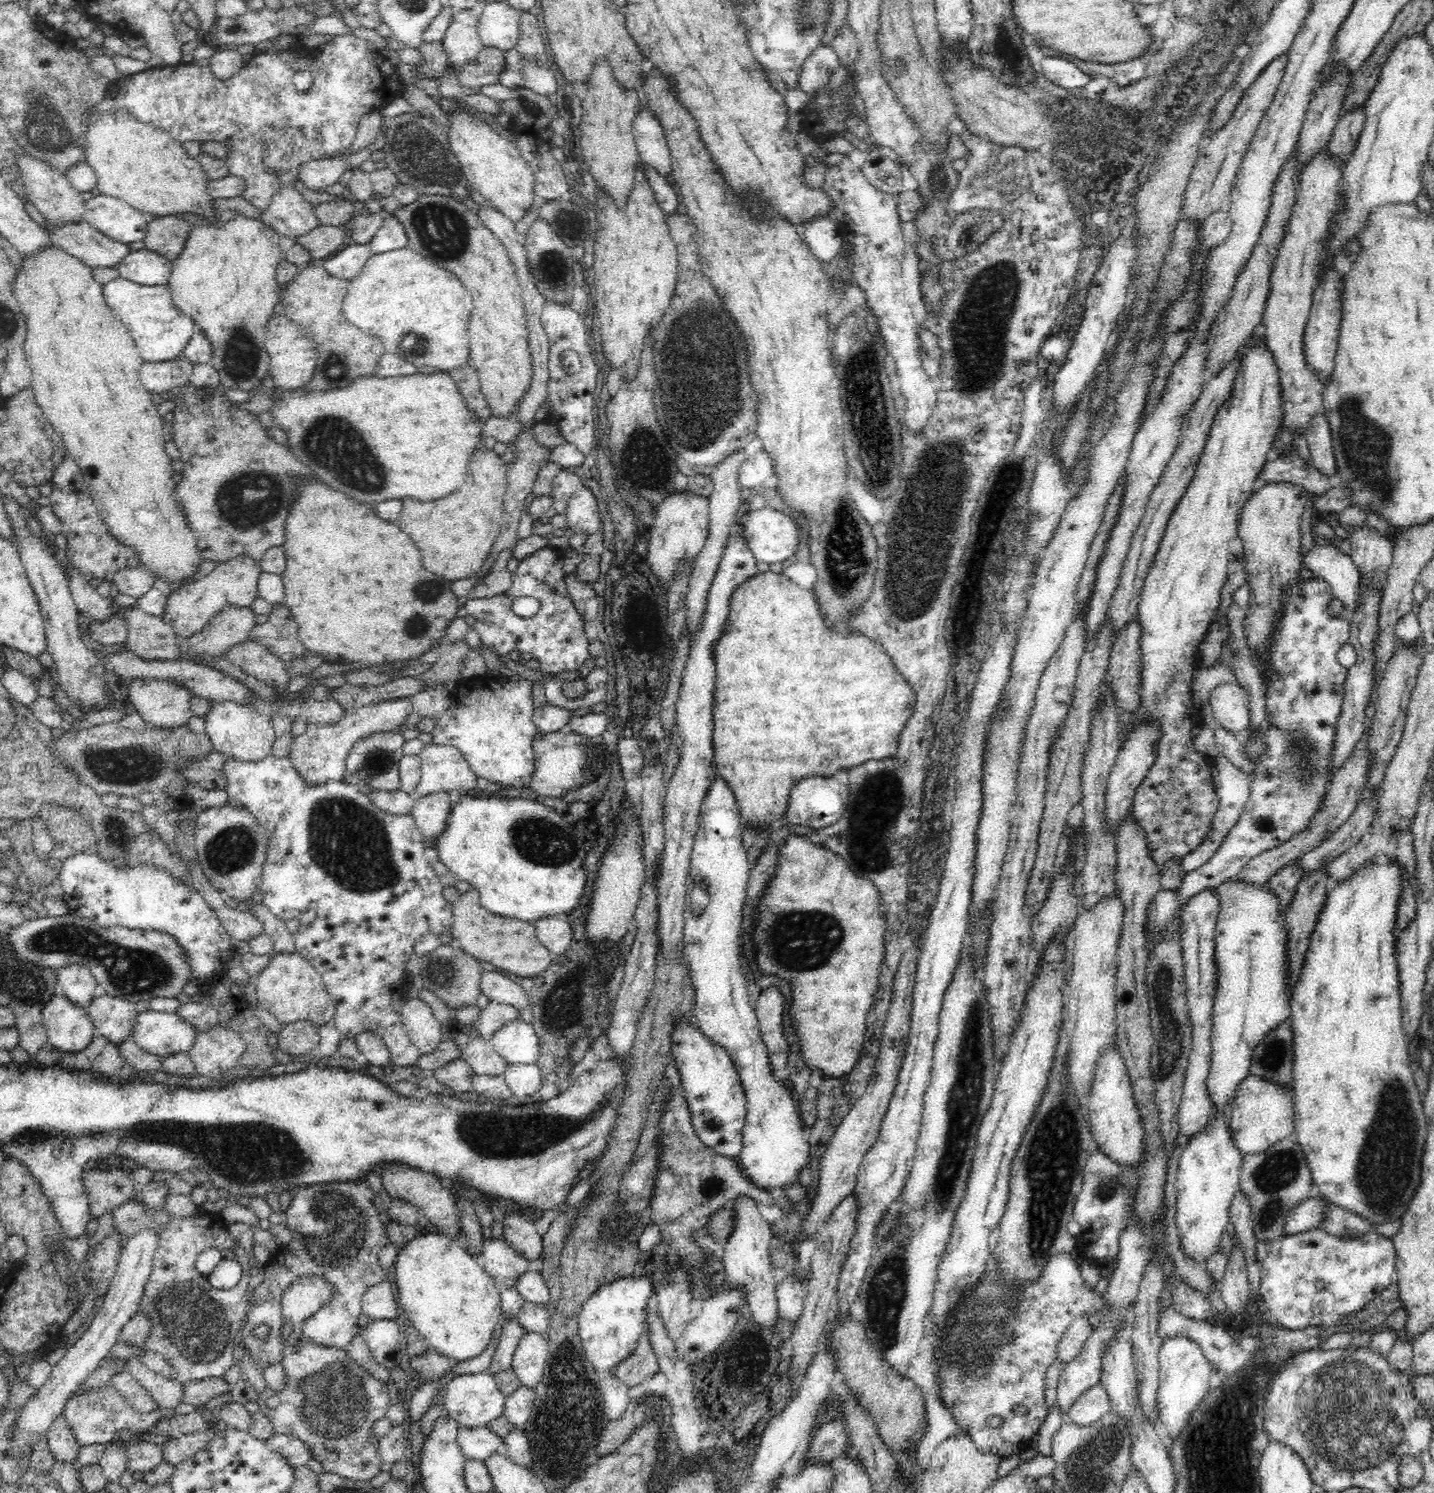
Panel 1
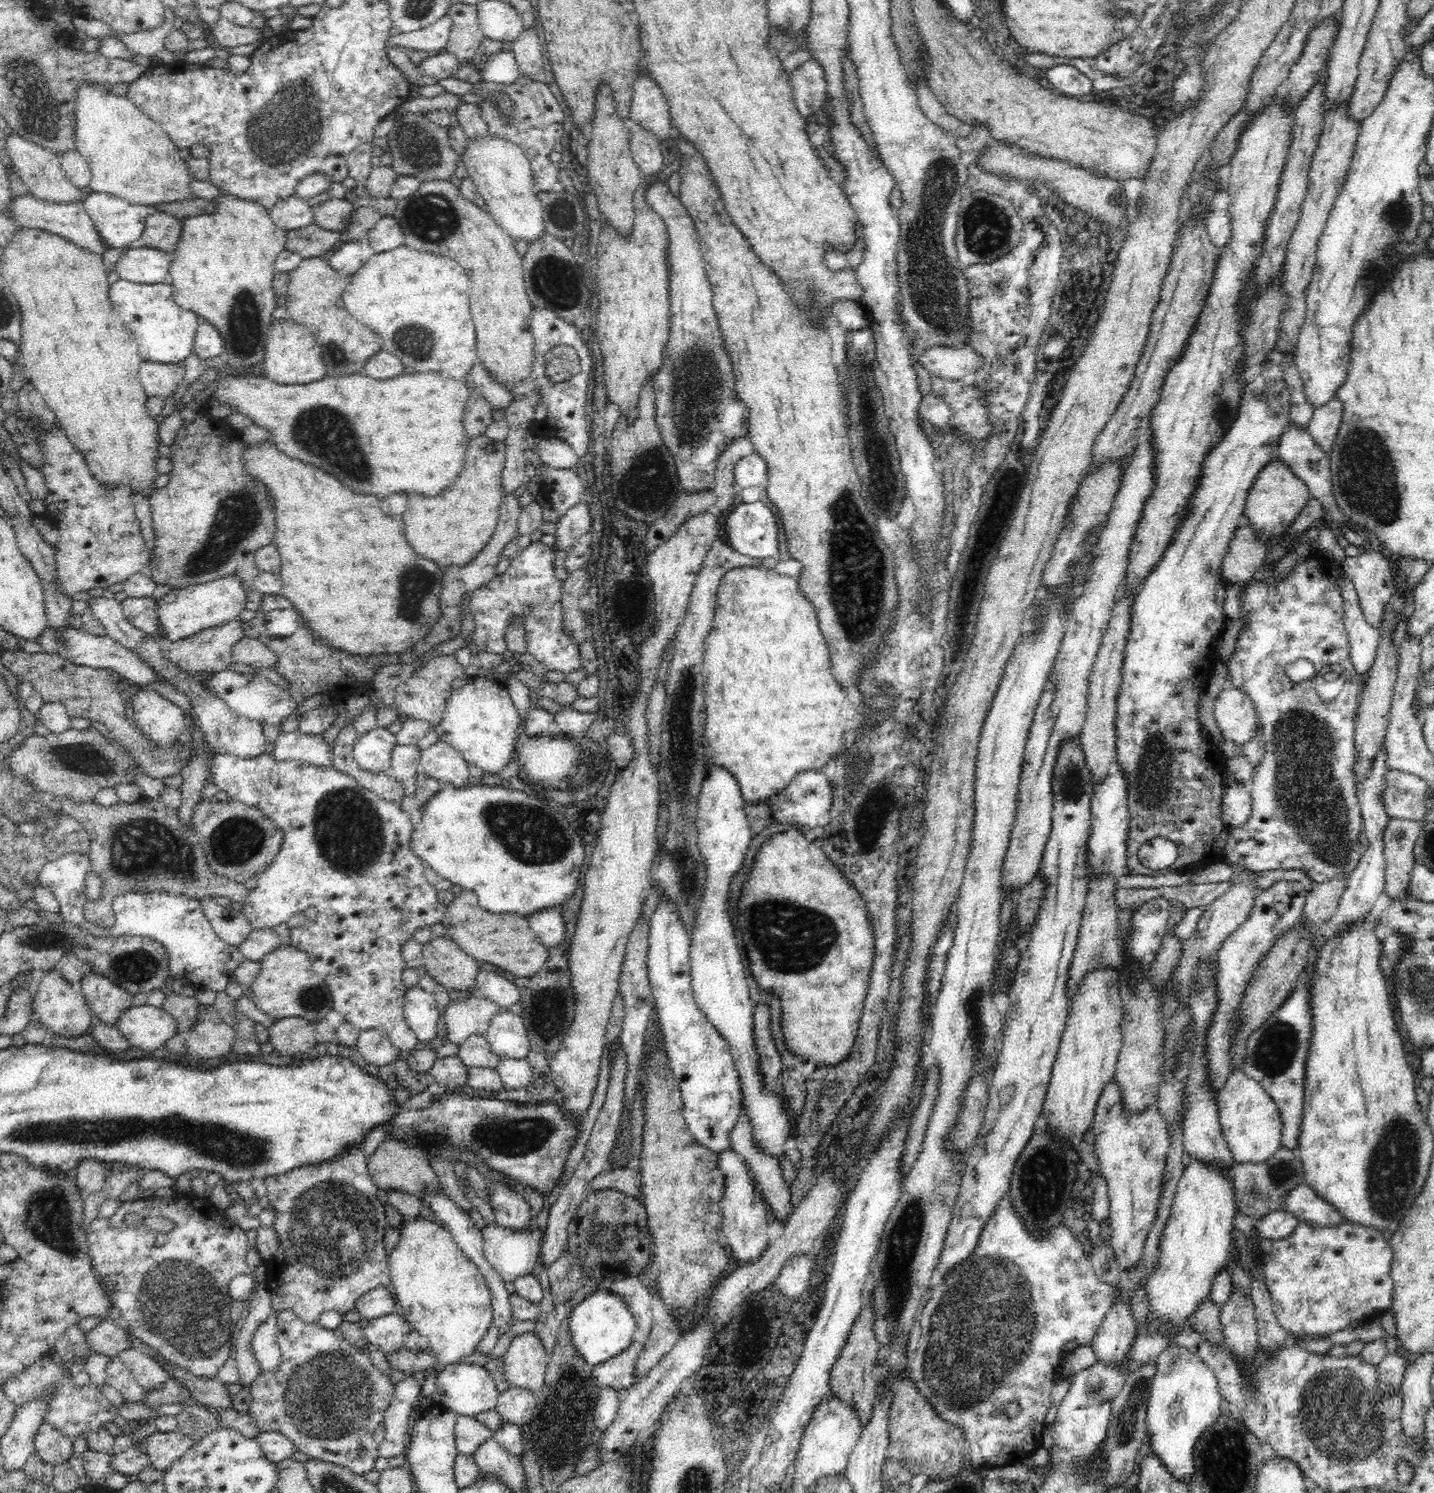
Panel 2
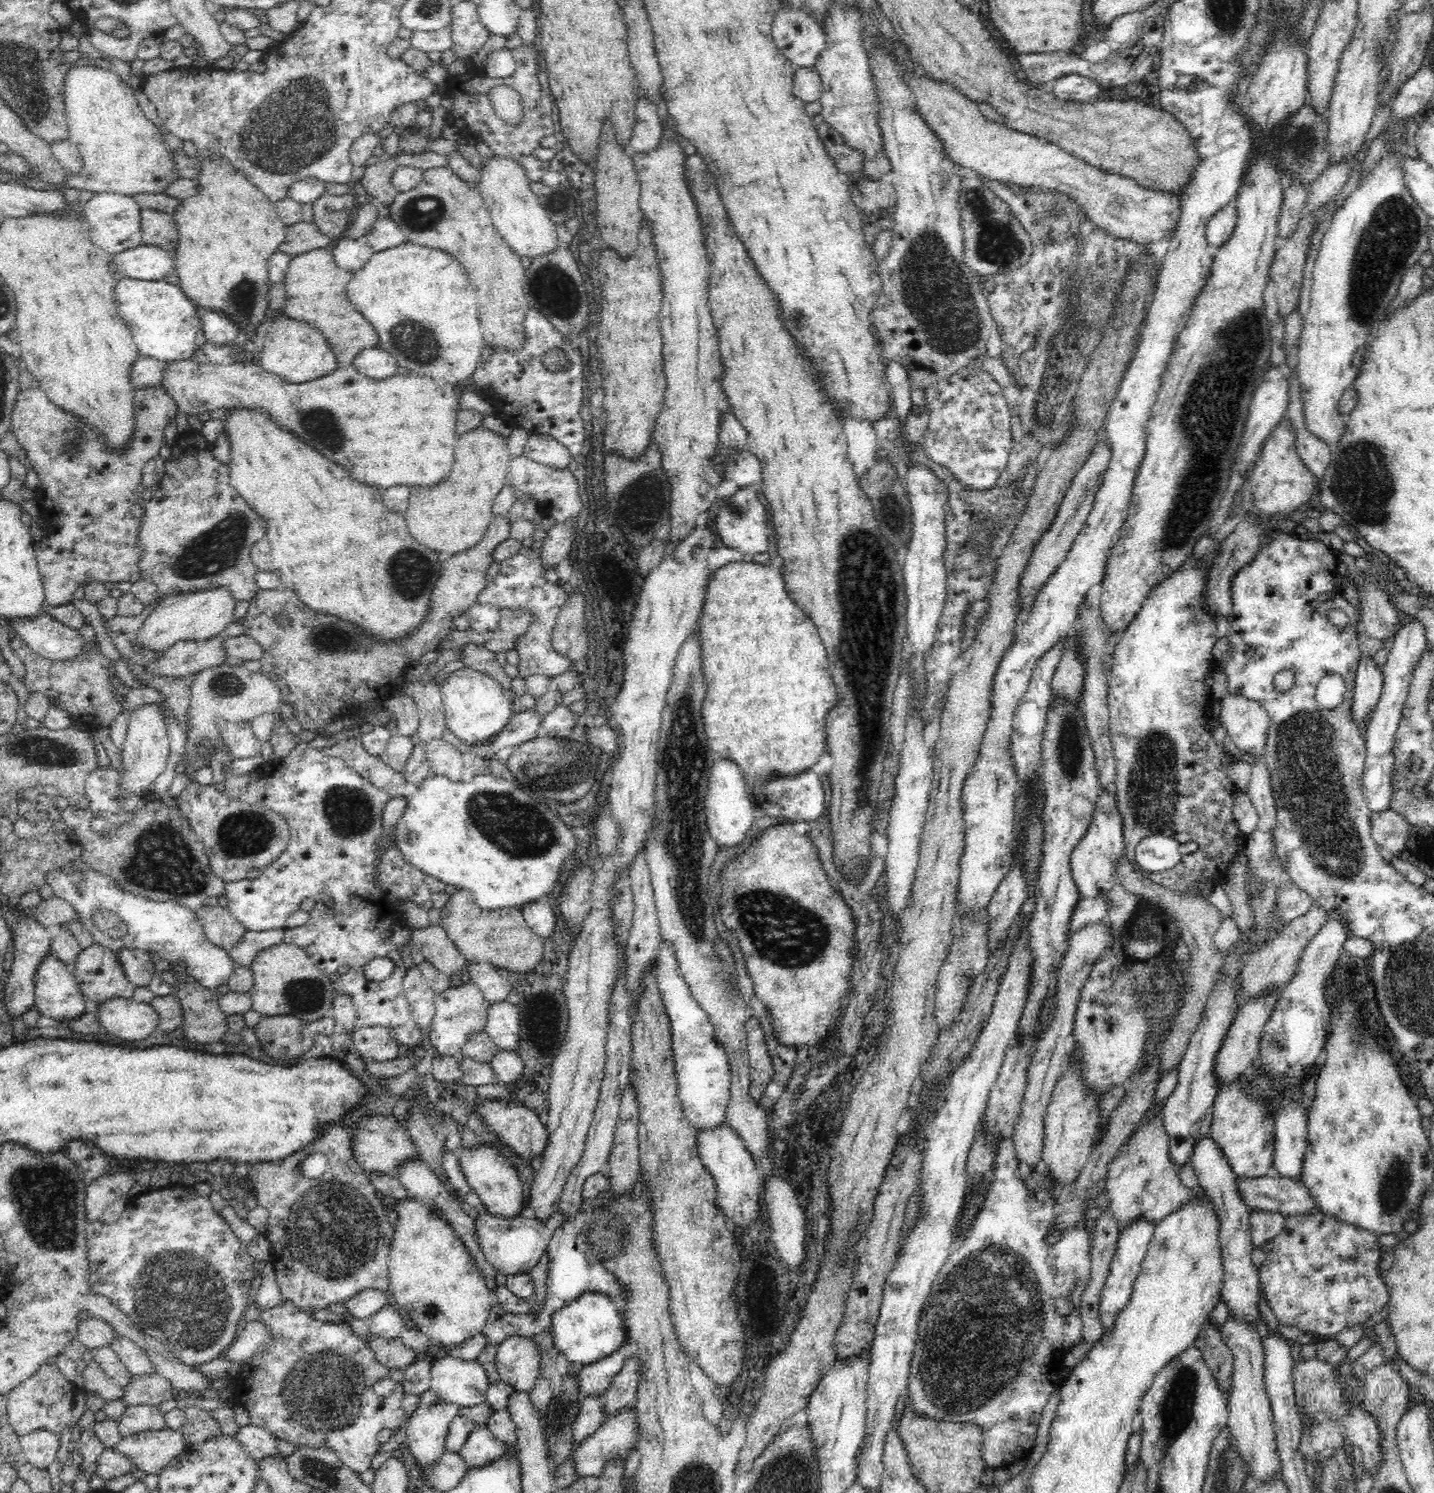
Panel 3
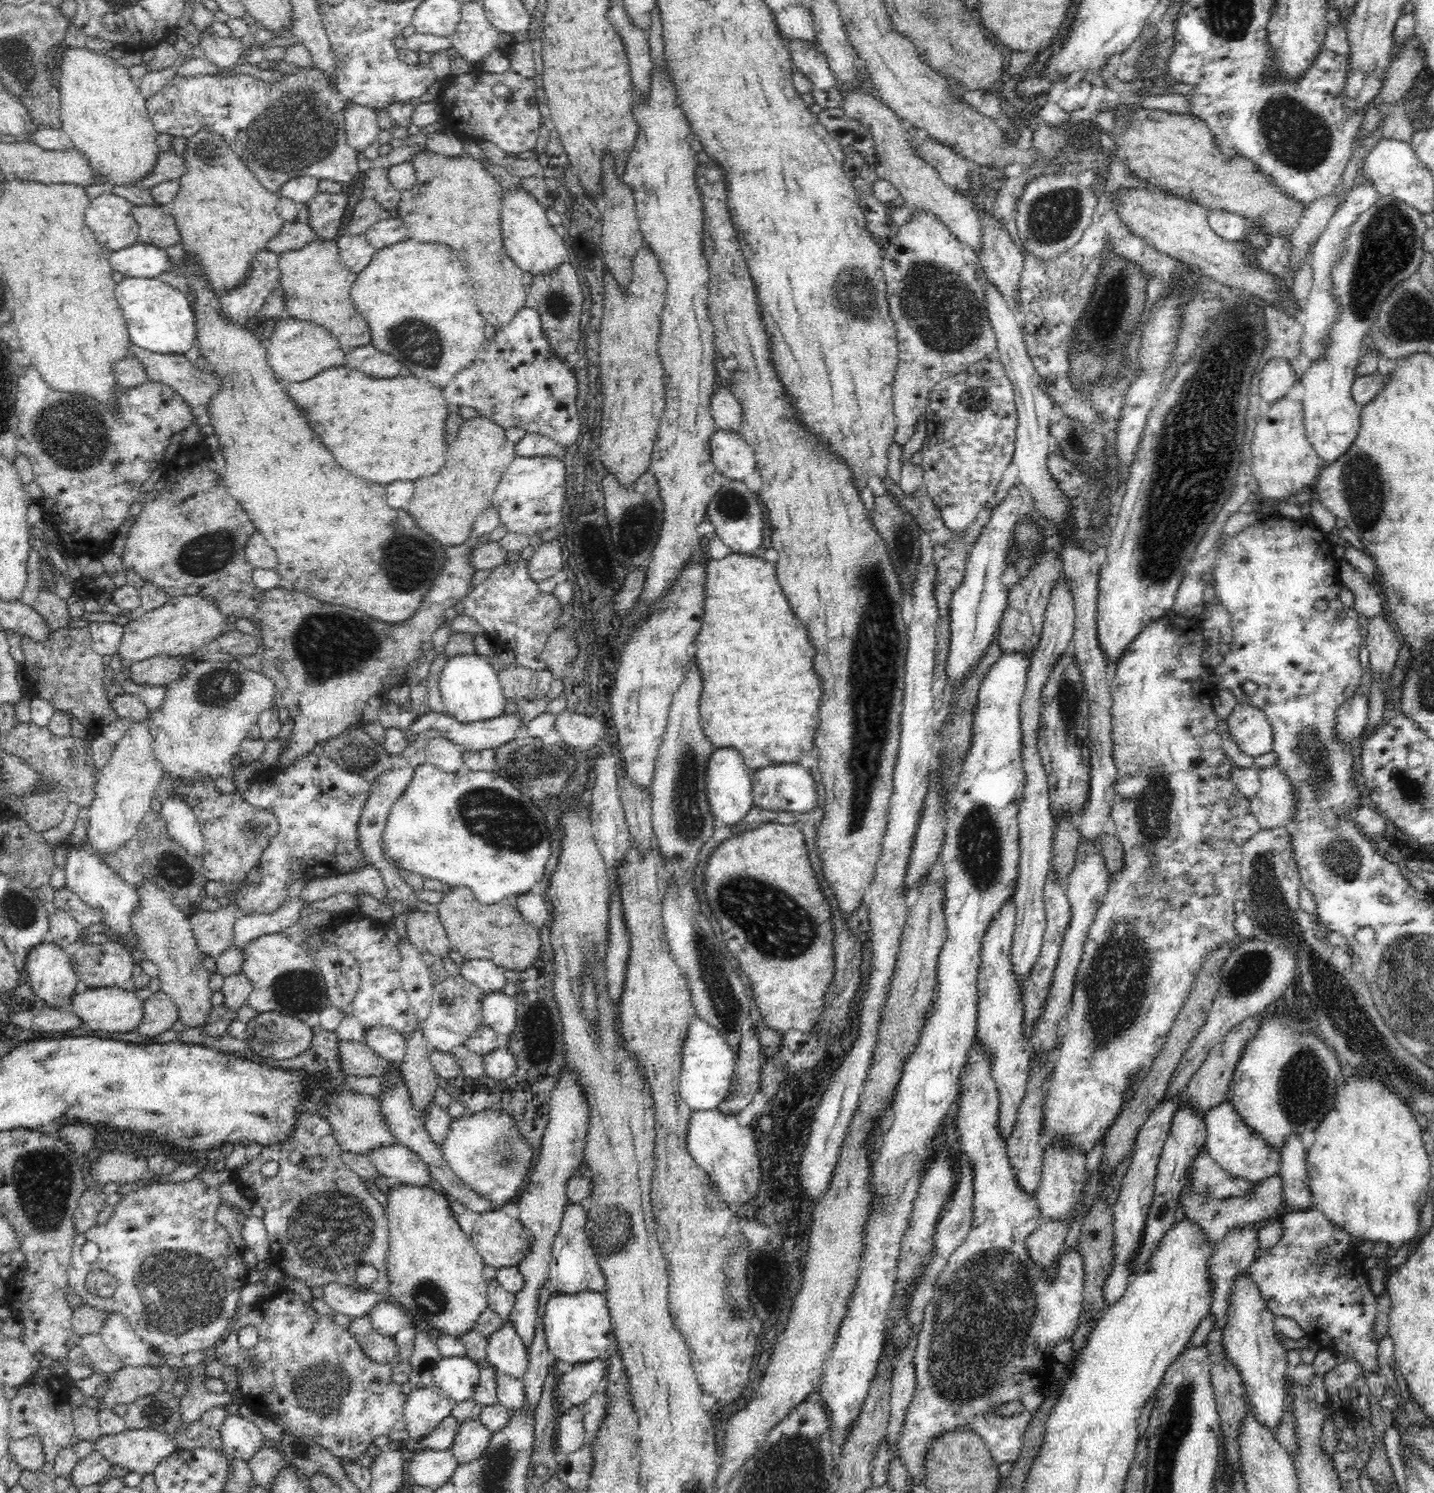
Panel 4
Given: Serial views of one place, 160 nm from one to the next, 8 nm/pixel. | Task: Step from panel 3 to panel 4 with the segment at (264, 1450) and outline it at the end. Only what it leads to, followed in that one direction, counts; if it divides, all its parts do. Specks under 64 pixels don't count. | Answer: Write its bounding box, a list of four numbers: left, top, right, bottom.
[218,1414,267,1460]

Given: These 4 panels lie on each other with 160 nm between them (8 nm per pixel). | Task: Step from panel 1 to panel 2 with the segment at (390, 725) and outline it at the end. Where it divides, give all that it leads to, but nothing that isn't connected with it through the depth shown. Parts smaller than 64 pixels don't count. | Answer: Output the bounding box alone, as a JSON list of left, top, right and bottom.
[270,731,334,768]

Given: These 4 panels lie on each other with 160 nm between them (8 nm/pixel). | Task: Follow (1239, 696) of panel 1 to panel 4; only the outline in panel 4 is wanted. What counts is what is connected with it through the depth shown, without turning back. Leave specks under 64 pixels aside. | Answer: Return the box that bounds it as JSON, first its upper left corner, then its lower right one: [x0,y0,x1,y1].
[1227,703,1274,757]

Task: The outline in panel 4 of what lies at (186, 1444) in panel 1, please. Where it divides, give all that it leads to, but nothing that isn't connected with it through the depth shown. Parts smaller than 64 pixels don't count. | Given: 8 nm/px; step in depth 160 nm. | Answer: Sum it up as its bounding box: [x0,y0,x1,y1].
[95,1428,177,1475]

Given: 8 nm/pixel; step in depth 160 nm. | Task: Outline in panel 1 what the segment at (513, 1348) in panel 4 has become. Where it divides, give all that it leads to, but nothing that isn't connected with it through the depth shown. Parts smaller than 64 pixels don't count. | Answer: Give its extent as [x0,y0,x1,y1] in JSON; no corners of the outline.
[512,1332,549,1388]

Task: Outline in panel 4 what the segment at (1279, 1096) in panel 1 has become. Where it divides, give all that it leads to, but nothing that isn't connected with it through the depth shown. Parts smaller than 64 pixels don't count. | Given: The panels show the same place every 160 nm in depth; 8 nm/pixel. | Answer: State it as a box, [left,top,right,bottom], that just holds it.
[1203,1100,1282,1183]

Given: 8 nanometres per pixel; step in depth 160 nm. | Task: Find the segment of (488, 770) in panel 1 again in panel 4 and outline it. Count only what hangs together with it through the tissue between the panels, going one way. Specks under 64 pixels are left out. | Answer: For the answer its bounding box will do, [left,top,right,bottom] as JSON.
[438,654,507,723]

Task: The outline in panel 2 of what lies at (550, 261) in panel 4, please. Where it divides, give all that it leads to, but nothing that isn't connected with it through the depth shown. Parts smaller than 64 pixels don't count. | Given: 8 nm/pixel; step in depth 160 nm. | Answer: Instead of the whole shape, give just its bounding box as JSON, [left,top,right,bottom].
[459,134,546,245]

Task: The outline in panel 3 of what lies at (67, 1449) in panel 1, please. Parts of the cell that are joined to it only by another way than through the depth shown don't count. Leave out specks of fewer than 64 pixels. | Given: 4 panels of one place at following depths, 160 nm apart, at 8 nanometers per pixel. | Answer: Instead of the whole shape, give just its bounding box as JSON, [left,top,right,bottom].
[19,1430,60,1469]

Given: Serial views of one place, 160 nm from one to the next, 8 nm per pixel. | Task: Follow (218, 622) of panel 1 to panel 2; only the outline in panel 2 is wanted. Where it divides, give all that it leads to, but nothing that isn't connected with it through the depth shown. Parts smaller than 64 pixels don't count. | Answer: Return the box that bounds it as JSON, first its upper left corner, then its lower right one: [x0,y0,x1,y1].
[163,618,244,674]

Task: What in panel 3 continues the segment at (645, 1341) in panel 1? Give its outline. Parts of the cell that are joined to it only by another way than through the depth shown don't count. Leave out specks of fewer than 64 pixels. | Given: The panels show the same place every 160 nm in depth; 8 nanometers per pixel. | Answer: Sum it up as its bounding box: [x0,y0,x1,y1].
[577,1343,636,1395]

